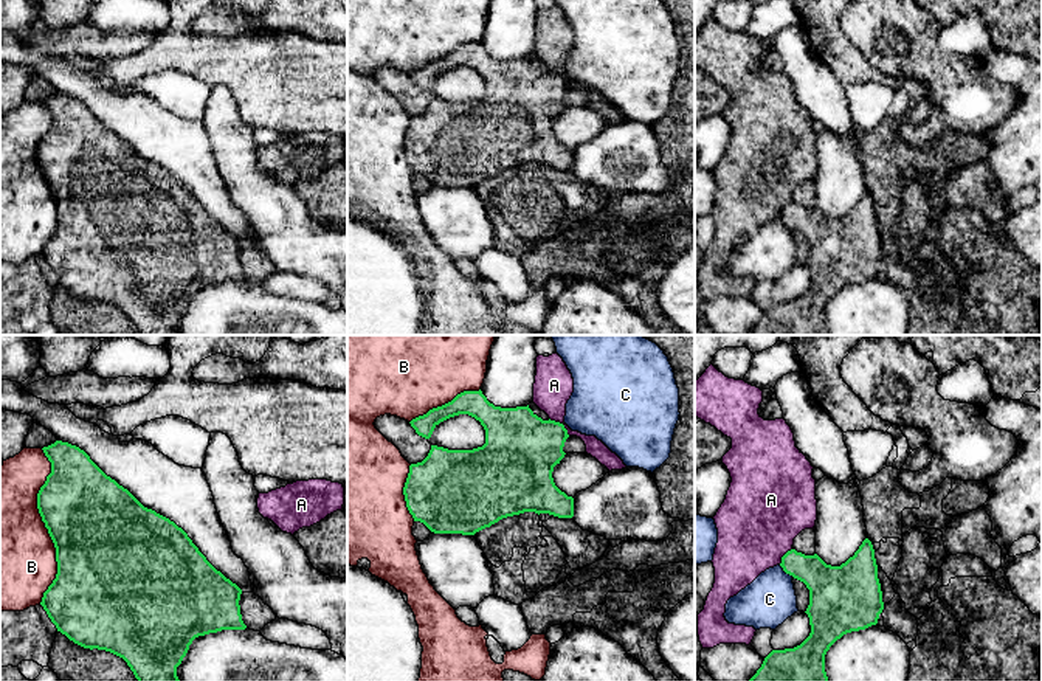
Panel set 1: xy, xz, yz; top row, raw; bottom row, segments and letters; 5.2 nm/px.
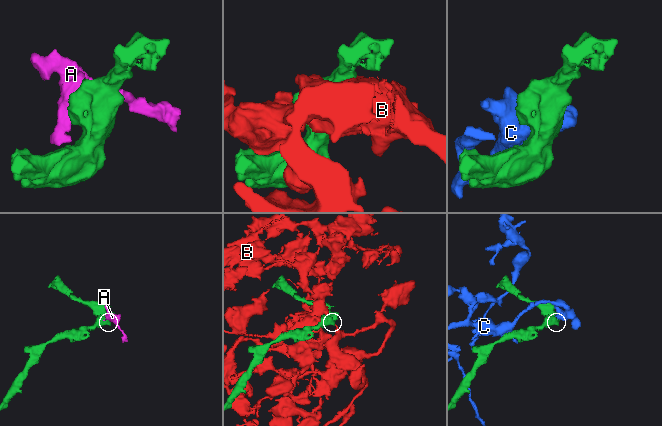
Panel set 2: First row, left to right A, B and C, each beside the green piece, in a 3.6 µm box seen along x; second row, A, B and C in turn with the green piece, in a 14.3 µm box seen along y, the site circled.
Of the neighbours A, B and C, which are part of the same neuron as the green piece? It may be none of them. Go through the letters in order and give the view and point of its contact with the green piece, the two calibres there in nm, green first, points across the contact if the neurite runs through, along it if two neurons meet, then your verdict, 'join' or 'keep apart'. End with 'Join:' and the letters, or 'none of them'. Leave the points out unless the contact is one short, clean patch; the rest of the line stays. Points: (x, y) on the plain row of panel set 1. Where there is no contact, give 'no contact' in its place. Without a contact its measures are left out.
A: xz (562, 76) | 380/200 nm | along xz (549, 70), (560, 75), (569, 87) | keep apart
B: xy (45, 179) | 480/500 nm | keep apart
C: yz (786, 225) | 240/260 nm | keep apart
Join: none of them

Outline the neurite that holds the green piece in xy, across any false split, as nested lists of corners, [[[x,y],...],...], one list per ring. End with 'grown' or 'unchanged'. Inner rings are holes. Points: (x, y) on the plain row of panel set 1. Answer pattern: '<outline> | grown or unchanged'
[[[56,93],[42,102],[51,115],[51,126],[47,129],[45,137],[37,146],[37,161],[56,200],[57,226],[53,236],[43,245],[40,258],[56,278],[57,284],[84,301],[105,302],[122,310],[133,324],[138,335],[181,335],[177,329],[177,320],[181,316],[189,298],[195,290],[222,282],[247,281],[242,273],[239,258],[242,242],[206,213],[206,209],[198,203],[198,200],[181,180],[155,163],[144,160],[127,141],[107,129],[79,99]]] | unchanged

